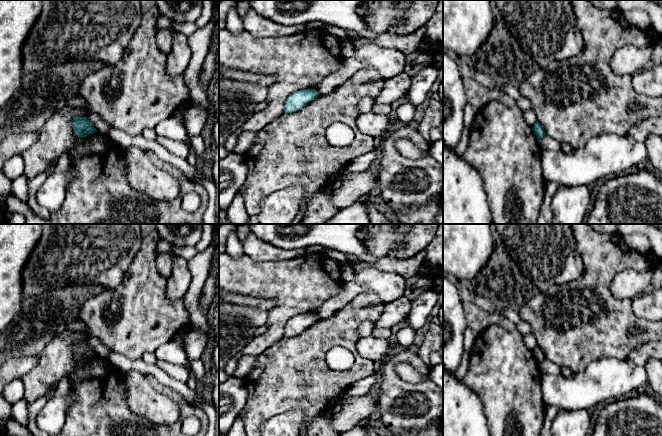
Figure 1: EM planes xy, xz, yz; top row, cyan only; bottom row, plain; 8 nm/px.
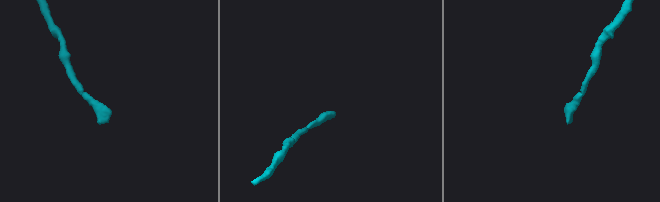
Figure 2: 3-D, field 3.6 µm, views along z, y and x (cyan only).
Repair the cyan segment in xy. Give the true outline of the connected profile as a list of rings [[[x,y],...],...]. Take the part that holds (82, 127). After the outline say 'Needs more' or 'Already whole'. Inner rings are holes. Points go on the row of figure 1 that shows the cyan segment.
[[[86,116],[74,118],[71,124],[74,133],[78,137],[86,137],[89,134],[97,132],[96,128],[89,122]]]. Already whole

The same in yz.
[[[537,121],[534,126],[532,127],[534,134],[536,135],[537,141],[540,144],[541,139],[546,135],[543,127],[541,124]]]. Already whole

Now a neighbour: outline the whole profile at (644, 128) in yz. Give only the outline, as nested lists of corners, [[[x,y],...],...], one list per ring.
[[[645,117],[631,128],[629,136],[639,143],[645,143],[650,136],[662,137],[662,117]]]

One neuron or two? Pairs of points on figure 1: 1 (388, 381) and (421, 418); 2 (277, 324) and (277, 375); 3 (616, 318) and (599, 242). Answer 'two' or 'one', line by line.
1: one
2: two
3: one

